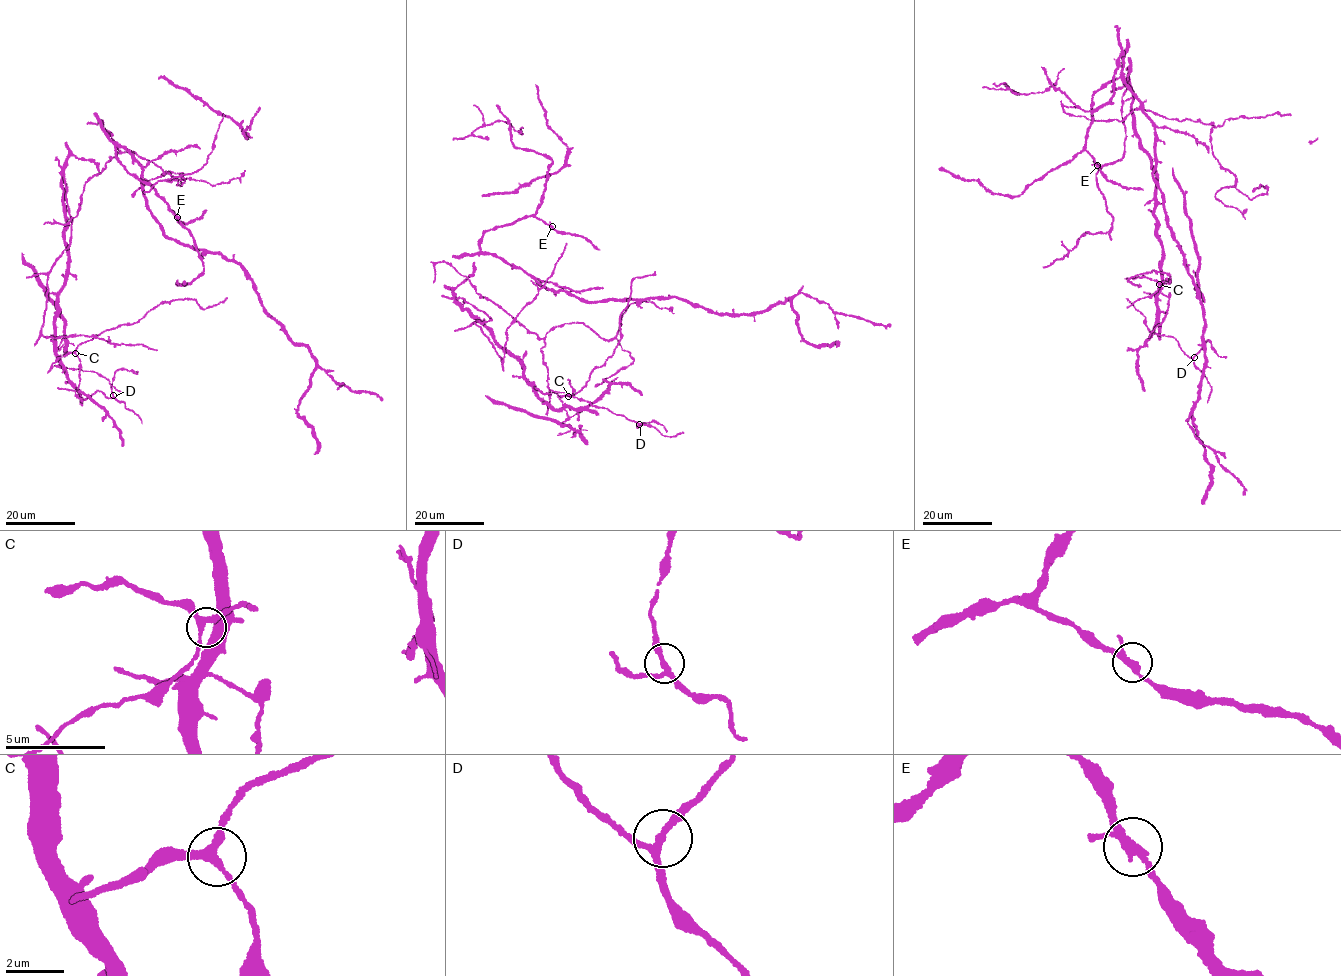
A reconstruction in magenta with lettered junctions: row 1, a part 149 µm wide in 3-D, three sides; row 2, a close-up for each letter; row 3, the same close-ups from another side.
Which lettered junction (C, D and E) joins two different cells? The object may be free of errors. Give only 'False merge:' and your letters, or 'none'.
False merge: none

